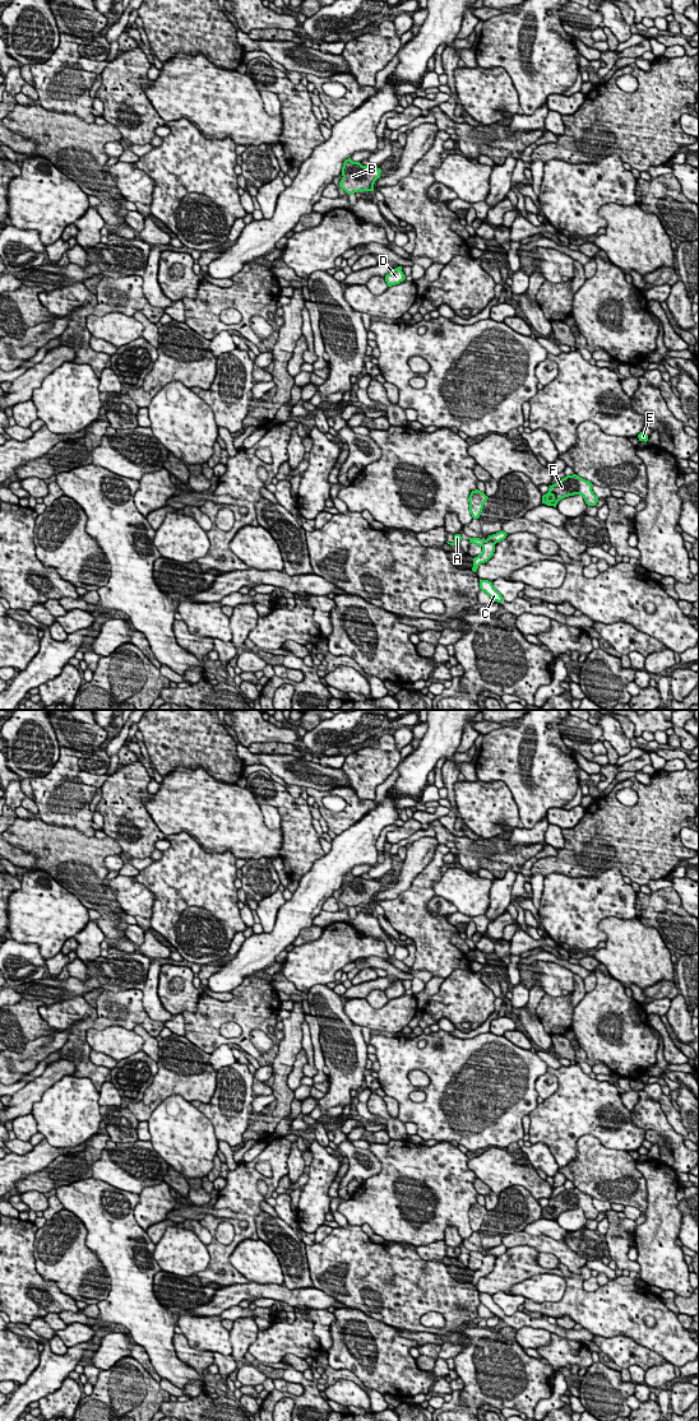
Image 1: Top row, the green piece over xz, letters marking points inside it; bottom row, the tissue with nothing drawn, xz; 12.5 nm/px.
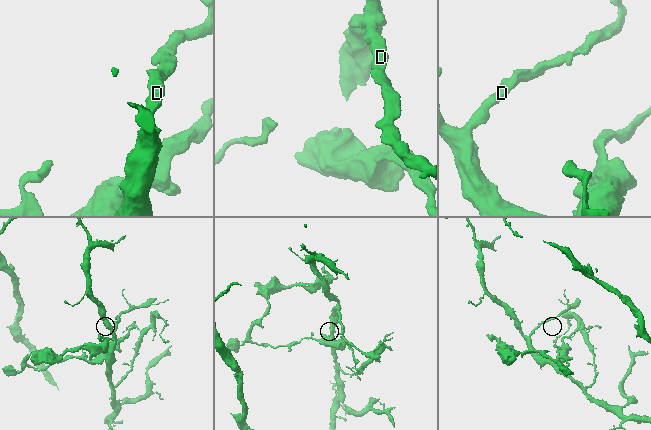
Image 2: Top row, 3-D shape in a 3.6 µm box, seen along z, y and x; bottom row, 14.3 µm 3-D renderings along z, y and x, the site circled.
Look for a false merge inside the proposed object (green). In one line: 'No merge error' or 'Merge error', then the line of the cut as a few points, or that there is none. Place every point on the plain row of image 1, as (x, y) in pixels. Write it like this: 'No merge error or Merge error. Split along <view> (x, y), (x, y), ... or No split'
Merge error. Split along xz (495, 1255), (485, 1255), (481, 1259)

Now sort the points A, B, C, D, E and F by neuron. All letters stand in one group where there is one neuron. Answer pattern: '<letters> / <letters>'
A B D E F / C

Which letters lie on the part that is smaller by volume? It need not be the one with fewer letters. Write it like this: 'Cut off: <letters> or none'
Cut off: C

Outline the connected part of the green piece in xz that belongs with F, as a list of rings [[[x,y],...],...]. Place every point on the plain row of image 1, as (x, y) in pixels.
[[[577,1188],[566,1189],[552,1199],[542,1209],[542,1217],[556,1221],[557,1216],[565,1211],[580,1208],[588,1220],[596,1220],[598,1211],[593,1207],[593,1198]]]

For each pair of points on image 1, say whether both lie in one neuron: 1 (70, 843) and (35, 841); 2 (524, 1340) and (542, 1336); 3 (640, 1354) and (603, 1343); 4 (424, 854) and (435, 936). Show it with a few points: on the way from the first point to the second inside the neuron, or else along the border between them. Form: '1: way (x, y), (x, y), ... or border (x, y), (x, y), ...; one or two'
1: way (61, 843), (44, 841); one
2: way (528, 1337), (538, 1337); one
3: way (632, 1350), (612, 1347); one
4: border (438, 843), (433, 859), (413, 878), (407, 890); two

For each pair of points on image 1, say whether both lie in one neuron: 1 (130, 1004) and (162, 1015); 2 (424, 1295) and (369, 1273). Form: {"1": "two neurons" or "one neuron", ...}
{"1": "two neurons", "2": "one neuron"}

